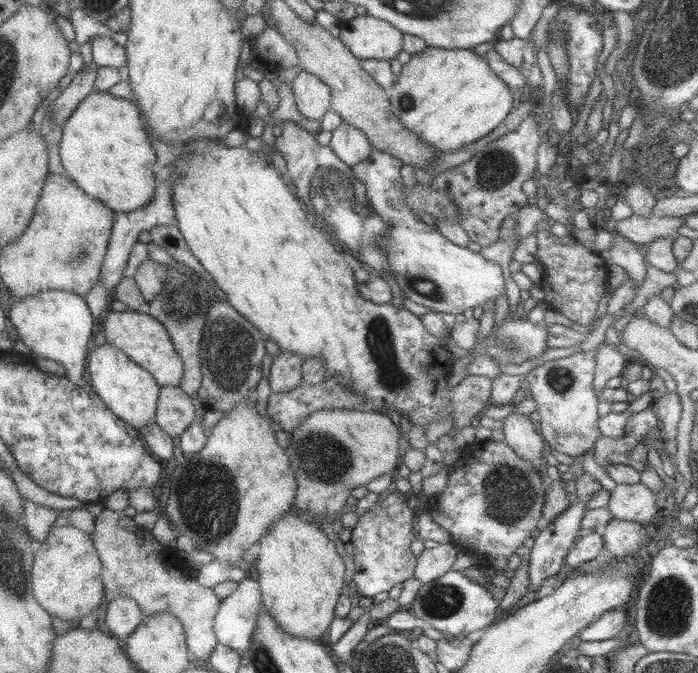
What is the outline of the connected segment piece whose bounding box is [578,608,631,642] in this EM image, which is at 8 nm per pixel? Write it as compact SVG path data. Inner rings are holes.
M625 608L604 612L578 635L583 642L611 640L618 636L618 633L624 628L630 613Z

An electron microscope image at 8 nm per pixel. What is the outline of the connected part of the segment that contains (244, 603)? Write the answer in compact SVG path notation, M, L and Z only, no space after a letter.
M248 576L242 579L236 590L221 600L220 608L214 615L212 628L218 644L238 654L248 651L262 606L258 582Z

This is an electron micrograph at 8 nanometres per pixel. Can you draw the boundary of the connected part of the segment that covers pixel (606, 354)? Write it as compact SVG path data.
M602 343L595 350L595 372L592 389L598 400L609 395L605 391L605 385L608 380L619 376L625 370L629 362L629 357L623 356L618 352L616 345L606 345Z

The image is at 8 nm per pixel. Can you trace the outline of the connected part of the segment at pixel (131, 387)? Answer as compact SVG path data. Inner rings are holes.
M104 343L92 346L86 364L89 387L104 401L104 404L126 425L138 432L142 427L155 423L156 405L160 386L153 380L150 372L141 368L120 349Z

